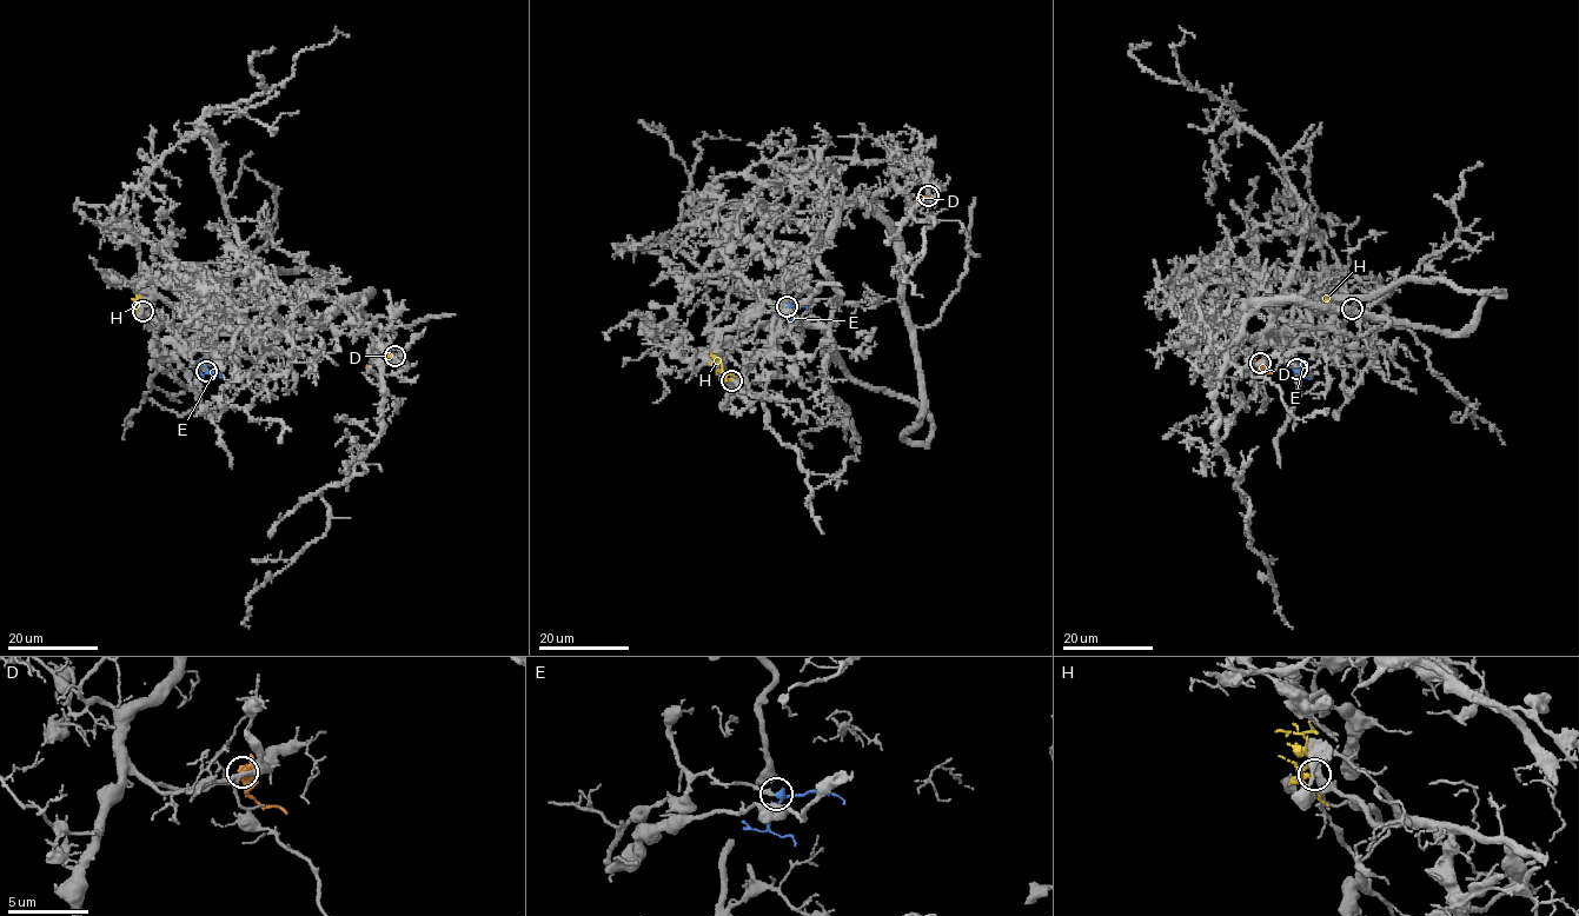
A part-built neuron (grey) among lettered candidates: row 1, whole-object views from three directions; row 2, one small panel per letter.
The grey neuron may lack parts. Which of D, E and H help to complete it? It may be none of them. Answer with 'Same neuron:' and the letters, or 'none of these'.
Same neuron: E, H

